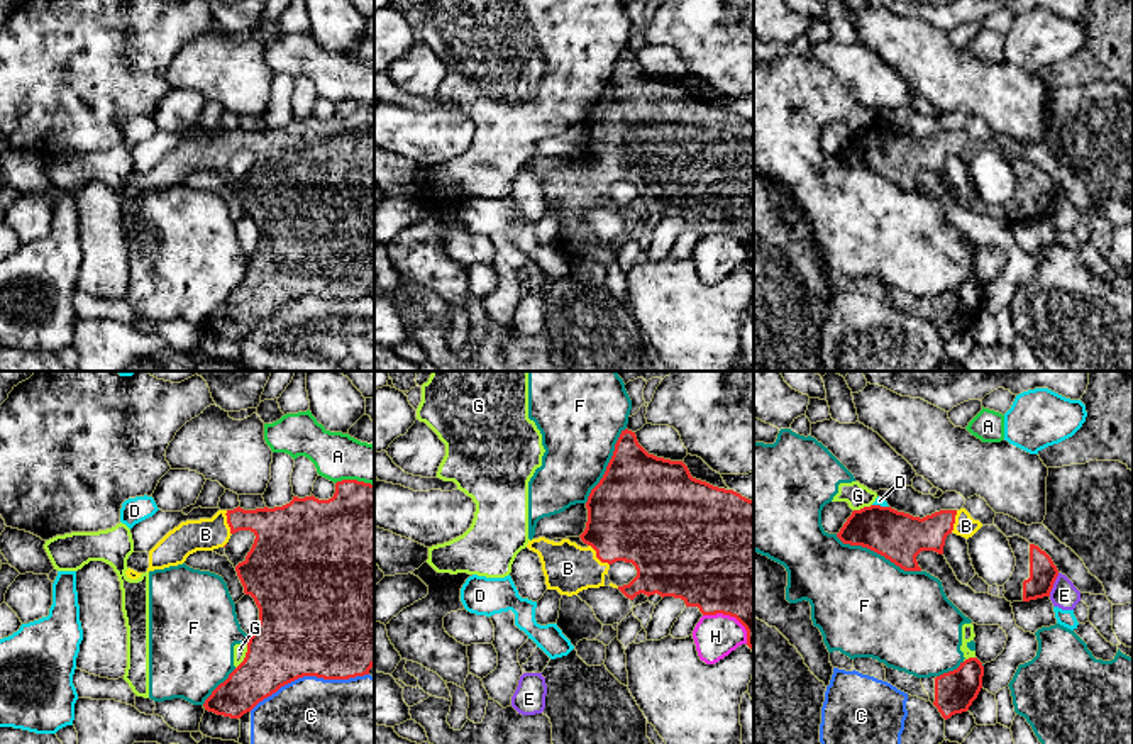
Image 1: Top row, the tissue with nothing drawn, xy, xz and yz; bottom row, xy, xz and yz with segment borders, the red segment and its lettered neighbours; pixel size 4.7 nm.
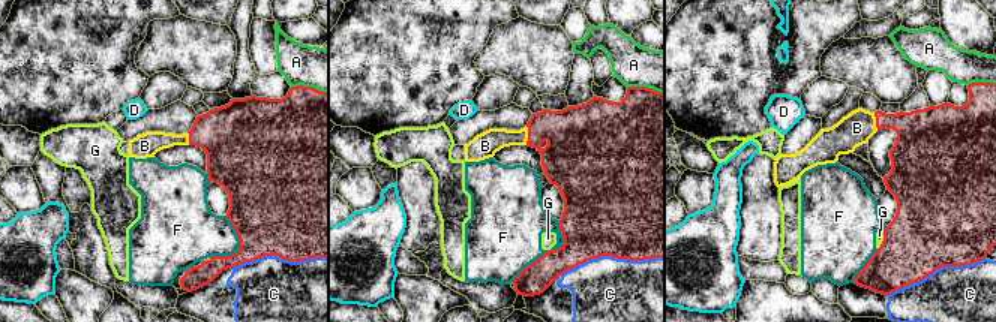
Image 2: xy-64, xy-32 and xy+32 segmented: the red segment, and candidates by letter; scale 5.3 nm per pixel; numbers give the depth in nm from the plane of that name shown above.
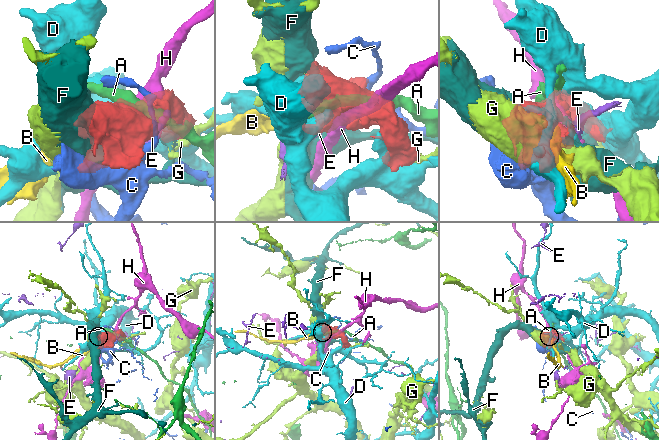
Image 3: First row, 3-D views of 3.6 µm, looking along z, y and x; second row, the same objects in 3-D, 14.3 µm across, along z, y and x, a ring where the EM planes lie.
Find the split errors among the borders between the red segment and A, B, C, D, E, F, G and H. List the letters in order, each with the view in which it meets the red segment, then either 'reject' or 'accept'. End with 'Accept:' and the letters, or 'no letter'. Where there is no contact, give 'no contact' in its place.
A: meets red in xy; reject
B: meets red in xz; accept
C: meets red in xy; reject
D: meets red in yz; reject
E: meets red in yz; reject
F: meets red in yz; reject
G: meets red in xy; reject
H: meets red in xz; reject
Accept: B

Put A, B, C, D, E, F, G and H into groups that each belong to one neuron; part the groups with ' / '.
A / B / C / D / E / F G / H

